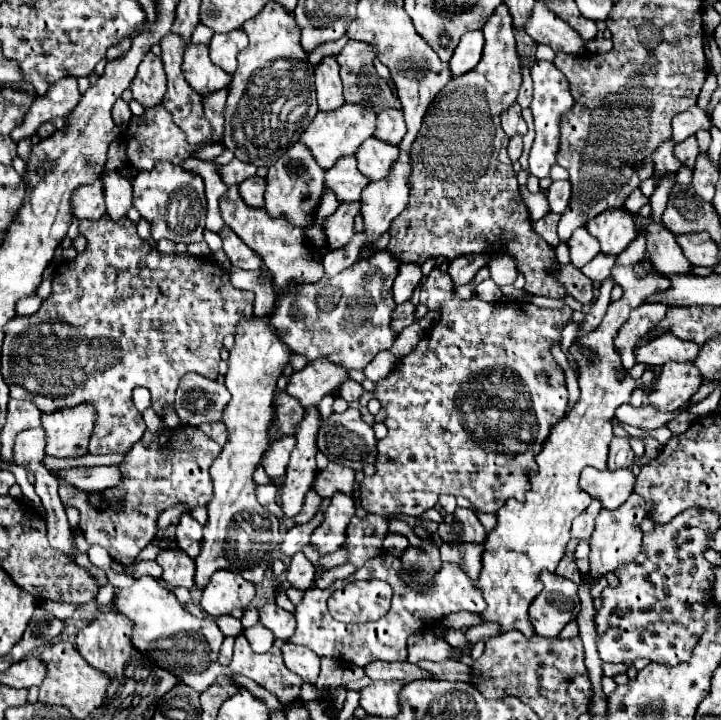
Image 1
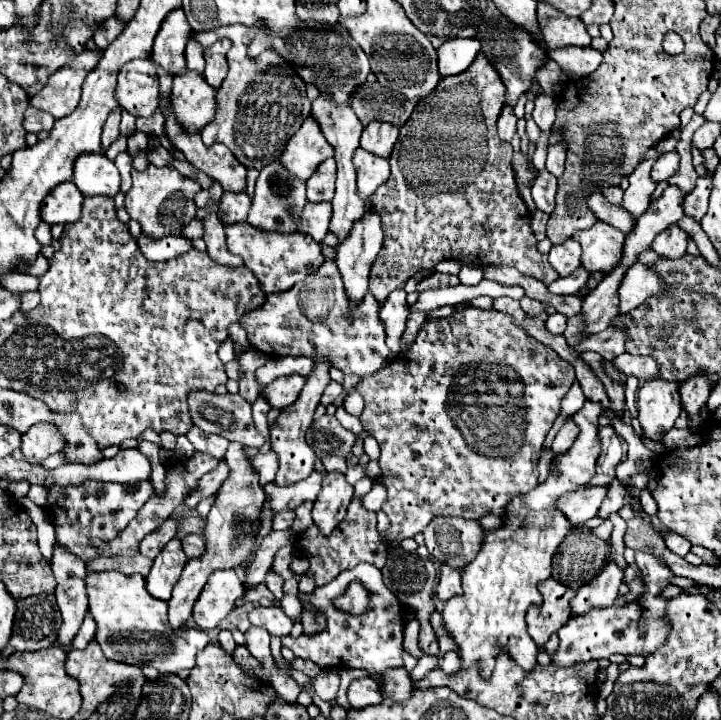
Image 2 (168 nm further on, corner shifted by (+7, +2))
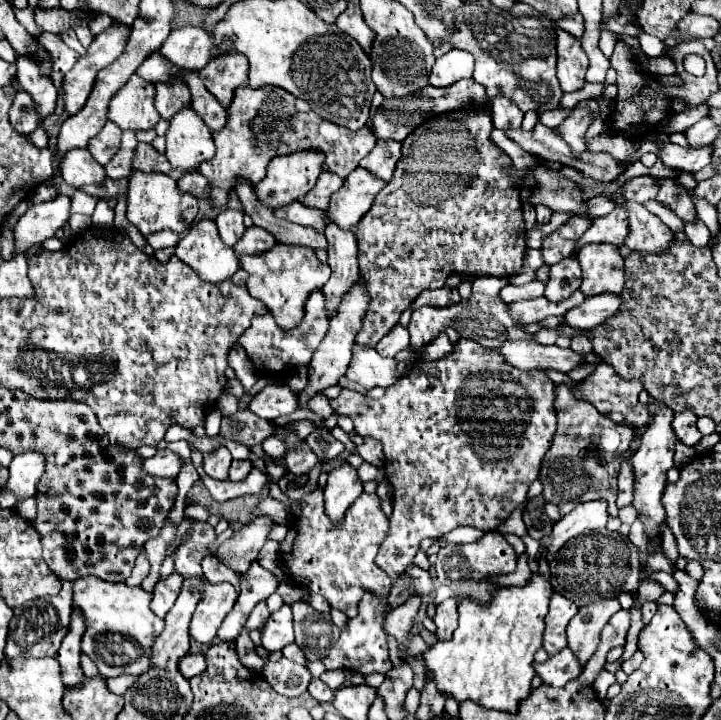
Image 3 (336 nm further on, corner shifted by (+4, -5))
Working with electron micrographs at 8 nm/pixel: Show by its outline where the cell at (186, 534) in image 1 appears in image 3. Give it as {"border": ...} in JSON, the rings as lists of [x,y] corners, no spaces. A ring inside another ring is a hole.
{"border":[[[215,556],[203,558],[203,572],[205,572],[205,578],[209,582],[213,582],[213,584],[217,584],[217,582],[229,582],[239,592],[239,584],[241,584],[239,574],[233,572],[231,568],[227,568],[225,564],[221,564]]]}

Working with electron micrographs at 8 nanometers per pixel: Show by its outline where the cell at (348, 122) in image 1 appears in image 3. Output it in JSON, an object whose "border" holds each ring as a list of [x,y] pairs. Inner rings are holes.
{"border":[[[299,152],[283,158],[273,158],[267,166],[267,176],[255,184],[255,196],[269,208],[287,206],[315,186],[321,174],[321,154]]]}

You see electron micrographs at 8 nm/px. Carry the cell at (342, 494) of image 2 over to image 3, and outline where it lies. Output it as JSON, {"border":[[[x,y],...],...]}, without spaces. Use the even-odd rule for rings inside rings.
{"border":[[[343,464],[329,472],[325,486],[325,510],[333,522],[339,522],[347,508],[361,496],[363,482],[357,476],[357,470],[351,464]]]}

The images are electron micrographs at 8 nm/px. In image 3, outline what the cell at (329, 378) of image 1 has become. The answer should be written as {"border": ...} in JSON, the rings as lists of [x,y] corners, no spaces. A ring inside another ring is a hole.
{"border":[[[269,384],[265,386],[247,408],[265,420],[275,420],[279,416],[289,416],[297,410],[297,396],[285,384]]]}

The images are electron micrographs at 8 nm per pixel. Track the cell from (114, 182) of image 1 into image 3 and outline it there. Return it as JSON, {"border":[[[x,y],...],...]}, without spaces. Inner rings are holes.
{"border":[[[87,148],[69,150],[59,162],[61,176],[67,184],[79,188],[85,184],[101,184],[105,180],[105,170],[93,160]]]}

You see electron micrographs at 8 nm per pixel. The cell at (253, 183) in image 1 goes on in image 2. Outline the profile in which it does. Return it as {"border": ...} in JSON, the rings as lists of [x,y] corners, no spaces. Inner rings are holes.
{"border":[[[246,191],[242,193],[224,193],[224,199],[218,207],[218,217],[222,223],[234,223],[244,221],[250,209],[250,195]]]}

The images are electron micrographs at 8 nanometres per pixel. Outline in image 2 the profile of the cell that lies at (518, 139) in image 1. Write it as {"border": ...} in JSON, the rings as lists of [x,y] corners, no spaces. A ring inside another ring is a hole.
{"border":[[[504,107],[500,117],[498,117],[498,137],[502,141],[512,141],[514,133],[516,133],[516,115],[510,107]]]}

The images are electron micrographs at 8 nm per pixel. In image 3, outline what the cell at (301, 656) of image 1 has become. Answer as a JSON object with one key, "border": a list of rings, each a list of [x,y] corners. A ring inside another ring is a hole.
{"border":[[[313,678],[311,680],[311,684],[309,684],[309,694],[317,700],[317,702],[331,702],[331,698],[335,696],[331,690],[329,690],[329,686],[325,684],[325,682],[321,682],[319,678]]]}

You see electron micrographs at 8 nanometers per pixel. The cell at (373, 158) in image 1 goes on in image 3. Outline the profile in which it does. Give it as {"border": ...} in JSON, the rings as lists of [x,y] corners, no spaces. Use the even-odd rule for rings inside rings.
{"border":[[[353,170],[343,186],[331,196],[331,202],[325,210],[325,226],[331,222],[341,230],[351,230],[357,222],[369,212],[377,192],[383,188],[383,180],[377,180],[367,170]]]}

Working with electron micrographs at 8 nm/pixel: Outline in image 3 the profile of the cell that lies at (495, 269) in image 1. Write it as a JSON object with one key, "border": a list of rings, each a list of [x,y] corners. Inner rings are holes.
{"border":[[[559,326],[553,329],[542,328],[535,334],[535,341],[543,345],[554,345],[556,338],[558,337],[557,331]]]}

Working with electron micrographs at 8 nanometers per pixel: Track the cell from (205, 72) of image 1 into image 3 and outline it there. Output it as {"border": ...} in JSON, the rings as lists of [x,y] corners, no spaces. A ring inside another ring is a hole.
{"border":[[[193,108],[175,114],[165,138],[165,156],[169,164],[183,170],[199,168],[201,162],[211,160],[215,154],[213,136],[205,122],[193,112]]]}

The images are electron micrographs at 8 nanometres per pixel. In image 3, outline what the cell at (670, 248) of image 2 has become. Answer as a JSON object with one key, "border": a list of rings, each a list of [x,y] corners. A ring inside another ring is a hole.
{"border":[[[621,194],[611,196],[611,202],[615,206],[623,206],[627,212],[629,222],[629,234],[625,238],[625,246],[631,250],[641,252],[663,252],[667,250],[669,242],[673,242],[673,232],[651,212],[643,208],[643,204],[623,198]]]}

